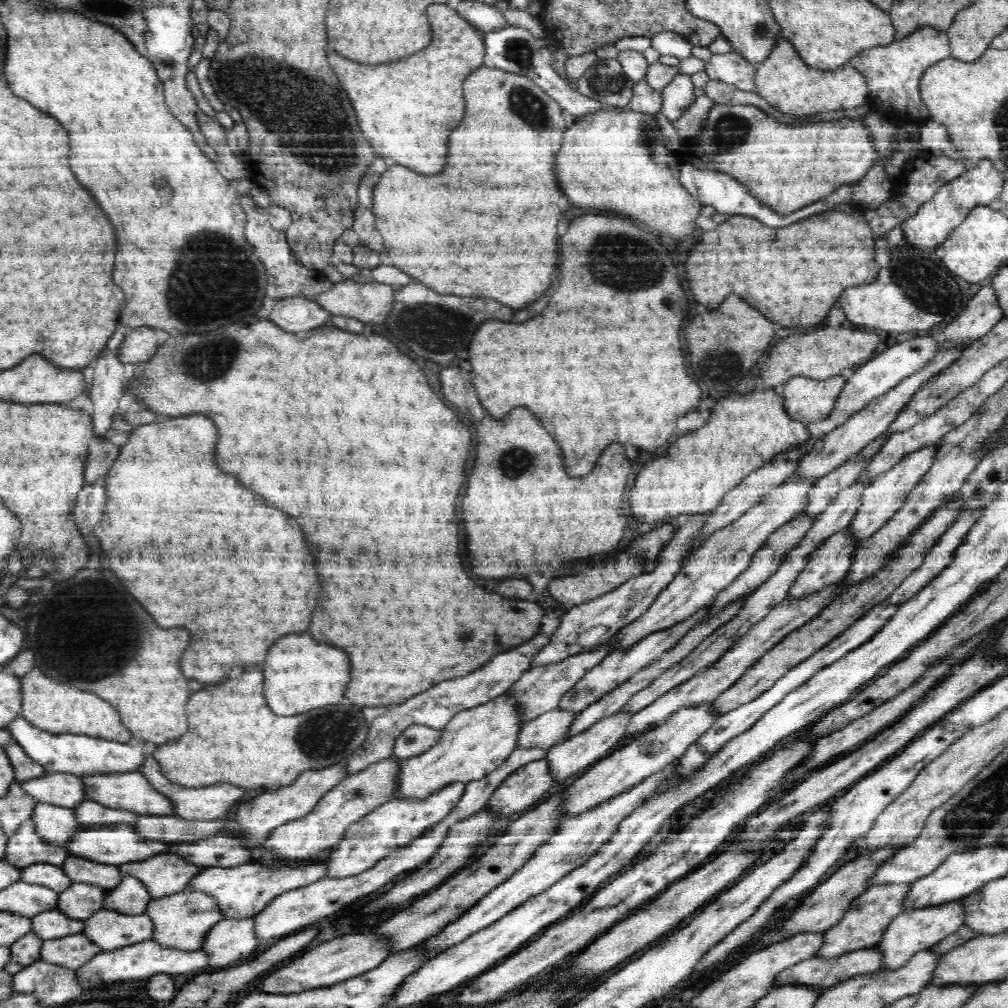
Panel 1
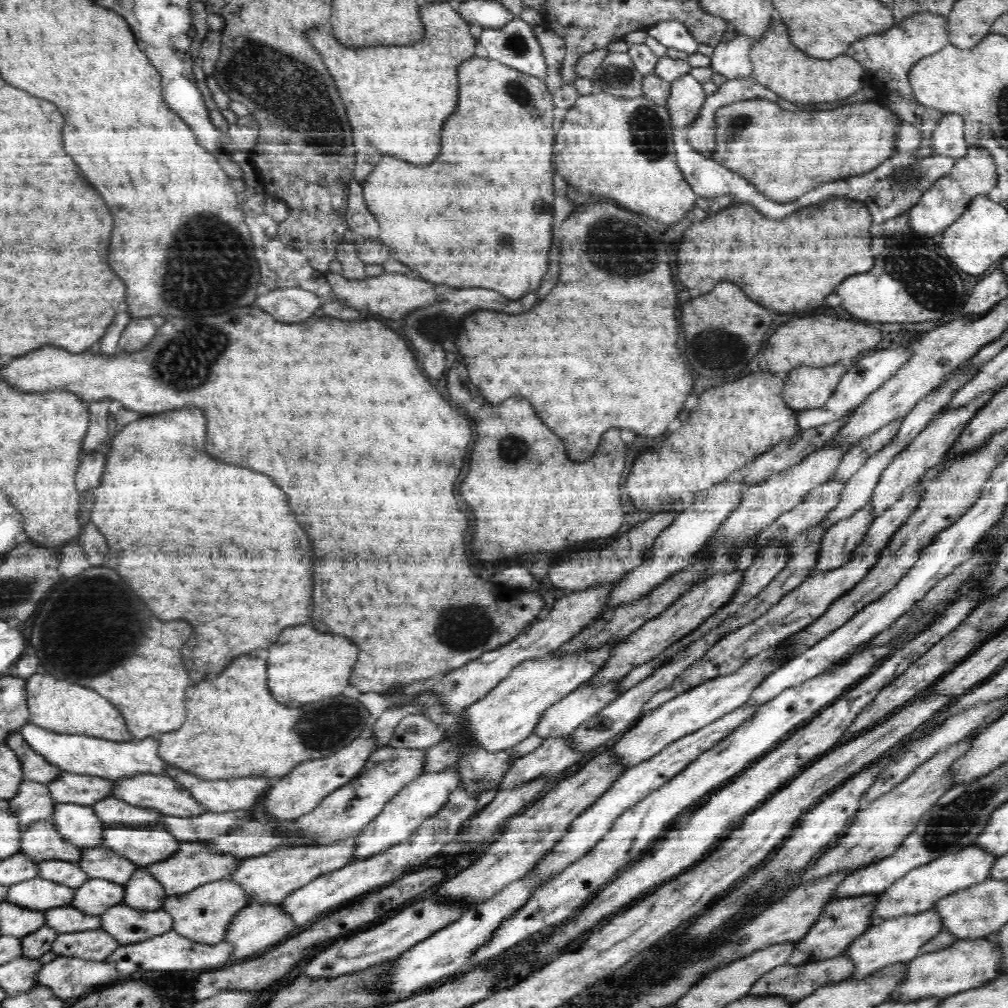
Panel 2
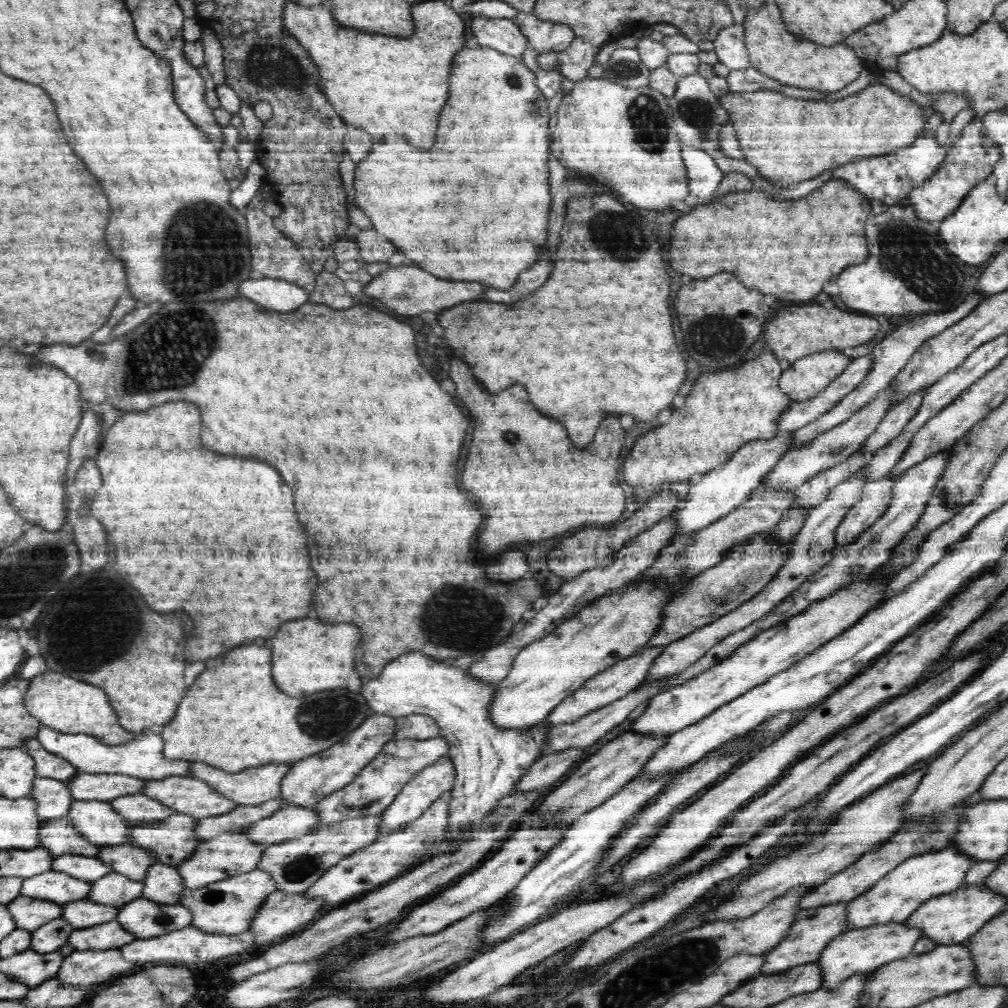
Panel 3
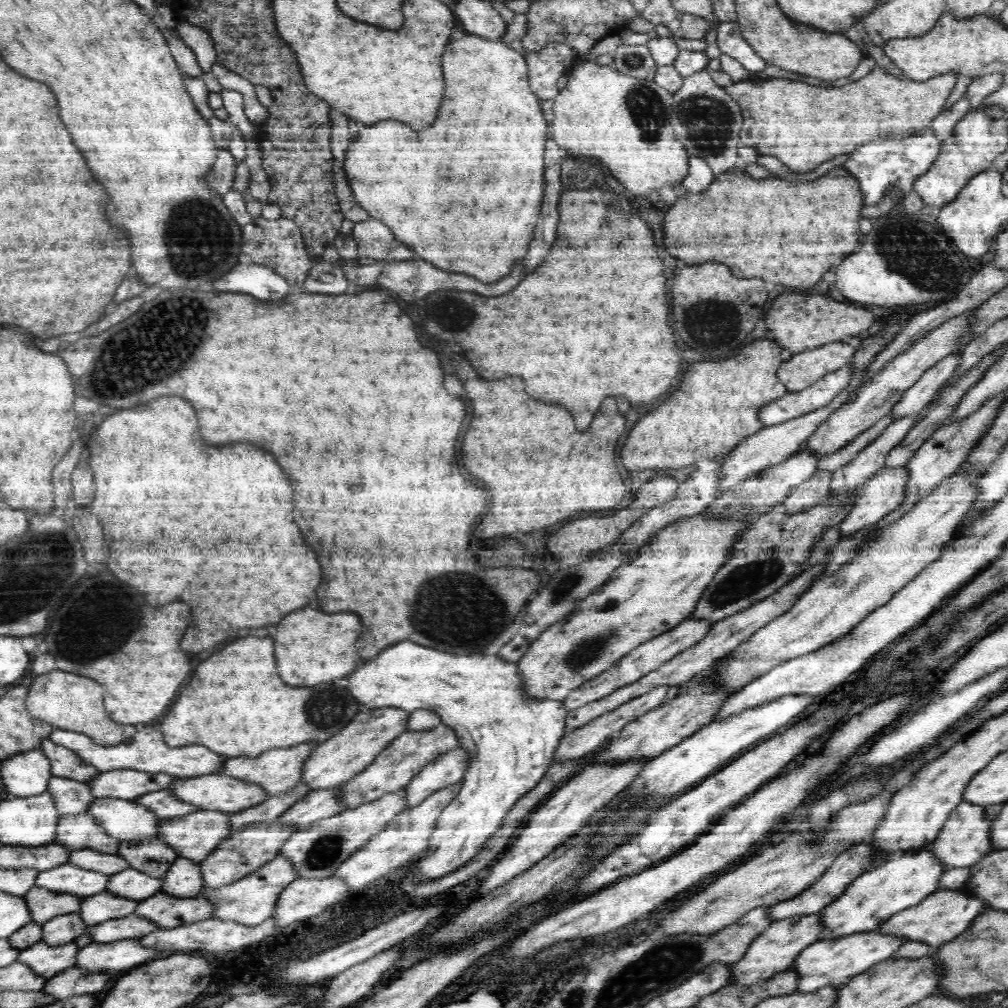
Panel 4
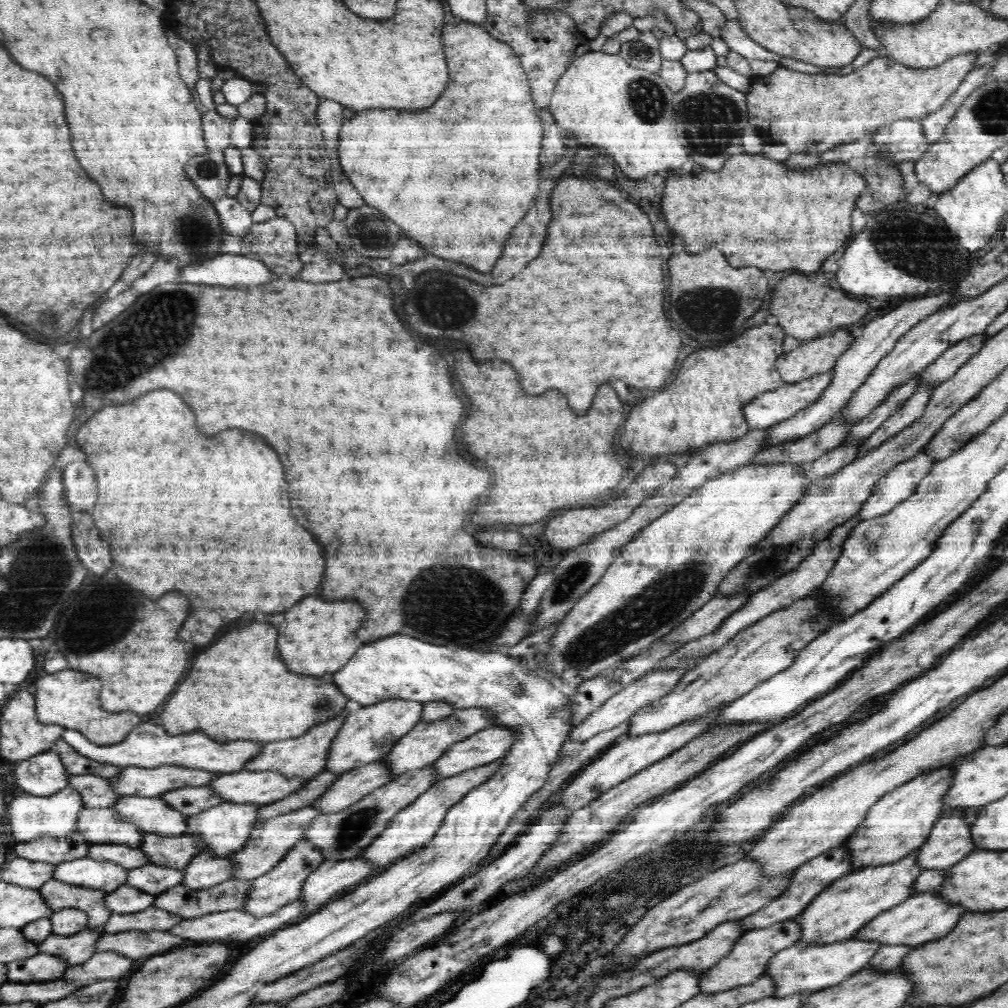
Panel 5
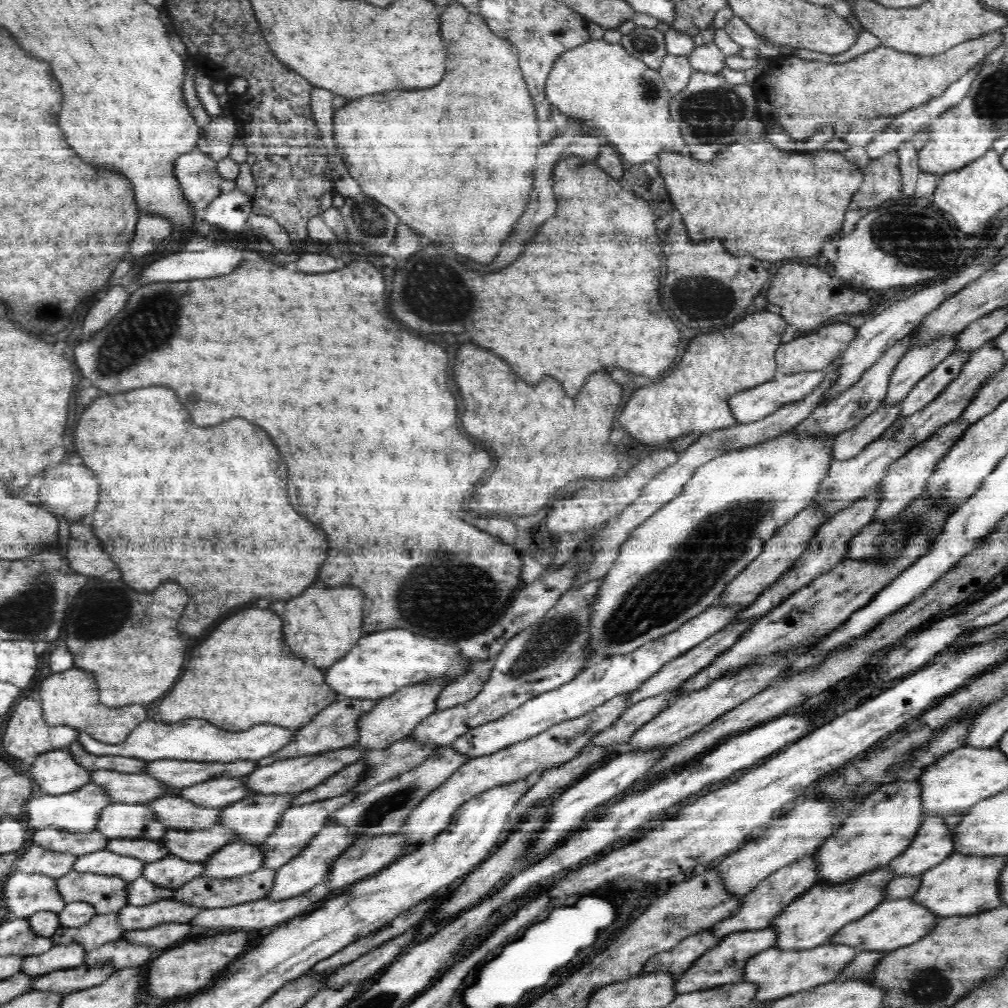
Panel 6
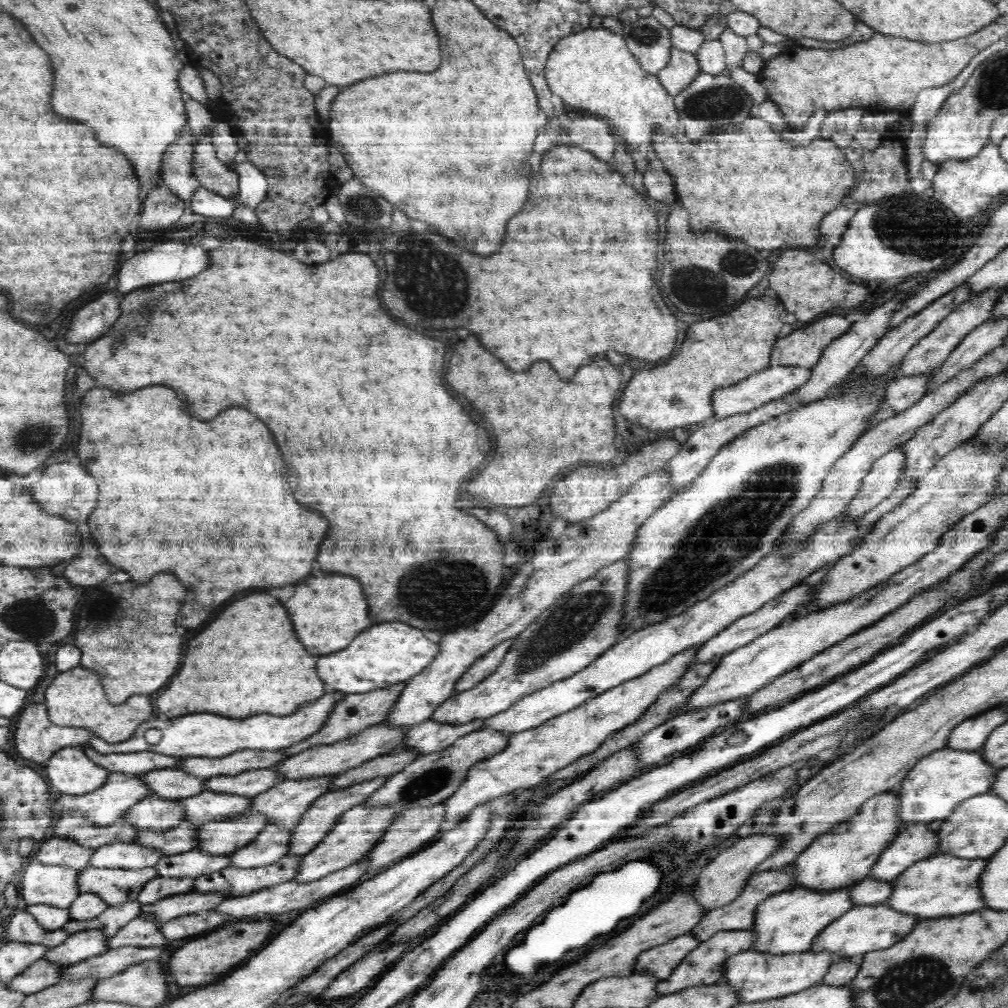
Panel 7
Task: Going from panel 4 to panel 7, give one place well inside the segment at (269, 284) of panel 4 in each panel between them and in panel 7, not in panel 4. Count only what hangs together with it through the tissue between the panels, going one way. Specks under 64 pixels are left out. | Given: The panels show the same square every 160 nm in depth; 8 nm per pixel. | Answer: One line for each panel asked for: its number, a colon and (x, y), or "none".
5: (228, 269)
6: (218, 260)
7: (169, 260)

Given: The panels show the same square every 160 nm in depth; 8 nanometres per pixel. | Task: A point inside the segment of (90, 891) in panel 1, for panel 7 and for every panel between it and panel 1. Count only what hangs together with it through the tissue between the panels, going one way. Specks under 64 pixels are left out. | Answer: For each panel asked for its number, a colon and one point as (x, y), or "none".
2: (96, 896)
3: (114, 889)
4: (132, 884)
5: (151, 878)
6: (172, 872)
7: (195, 863)

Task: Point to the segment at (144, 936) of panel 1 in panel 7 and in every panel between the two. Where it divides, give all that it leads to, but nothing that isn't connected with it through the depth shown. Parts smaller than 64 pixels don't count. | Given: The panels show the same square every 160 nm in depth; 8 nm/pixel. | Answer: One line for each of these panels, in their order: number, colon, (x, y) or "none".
2: (127, 925)
3: (144, 918)
4: (166, 911)
5: (187, 903)
6: (205, 892)
7: (231, 881)

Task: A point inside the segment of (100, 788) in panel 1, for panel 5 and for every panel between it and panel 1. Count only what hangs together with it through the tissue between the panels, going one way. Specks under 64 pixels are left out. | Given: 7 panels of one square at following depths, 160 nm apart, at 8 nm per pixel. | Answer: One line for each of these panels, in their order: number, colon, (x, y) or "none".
2: (158, 792)
3: (186, 795)
4: (217, 792)
5: (243, 787)

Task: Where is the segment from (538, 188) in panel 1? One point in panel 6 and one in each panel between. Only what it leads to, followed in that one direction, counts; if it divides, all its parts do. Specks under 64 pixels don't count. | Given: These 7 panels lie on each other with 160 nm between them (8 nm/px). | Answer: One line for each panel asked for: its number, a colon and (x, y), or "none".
2: (471, 219)
3: (492, 147)
4: (456, 193)
5: (457, 177)
6: (446, 161)

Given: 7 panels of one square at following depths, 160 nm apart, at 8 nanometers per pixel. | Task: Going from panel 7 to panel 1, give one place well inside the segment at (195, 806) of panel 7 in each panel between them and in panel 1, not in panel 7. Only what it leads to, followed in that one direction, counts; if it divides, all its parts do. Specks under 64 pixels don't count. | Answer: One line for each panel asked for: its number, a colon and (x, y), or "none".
1: (55, 824)
2: (78, 824)
3: (96, 820)
4: (123, 819)
5: (151, 814)
6: (176, 813)

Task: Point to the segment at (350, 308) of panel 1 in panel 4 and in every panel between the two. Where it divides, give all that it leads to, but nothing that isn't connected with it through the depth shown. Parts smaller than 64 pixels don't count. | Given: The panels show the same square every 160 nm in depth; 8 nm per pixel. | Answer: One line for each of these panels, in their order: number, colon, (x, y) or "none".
2: (391, 295)
3: (405, 290)
4: (410, 281)

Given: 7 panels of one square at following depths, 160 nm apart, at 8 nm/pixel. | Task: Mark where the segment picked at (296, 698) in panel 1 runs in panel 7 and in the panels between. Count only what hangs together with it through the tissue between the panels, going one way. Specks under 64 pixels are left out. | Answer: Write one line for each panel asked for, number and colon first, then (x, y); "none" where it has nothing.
2: (304, 665)
3: (307, 657)
4: (311, 647)
5: (317, 637)
6: (321, 625)
7: (327, 613)

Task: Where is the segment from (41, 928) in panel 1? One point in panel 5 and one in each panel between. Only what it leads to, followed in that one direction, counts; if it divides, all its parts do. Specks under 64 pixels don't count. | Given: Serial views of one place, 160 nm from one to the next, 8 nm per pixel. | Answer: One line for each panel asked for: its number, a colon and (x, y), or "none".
2: (65, 919)
3: (83, 913)
4: (105, 906)
5: (125, 899)

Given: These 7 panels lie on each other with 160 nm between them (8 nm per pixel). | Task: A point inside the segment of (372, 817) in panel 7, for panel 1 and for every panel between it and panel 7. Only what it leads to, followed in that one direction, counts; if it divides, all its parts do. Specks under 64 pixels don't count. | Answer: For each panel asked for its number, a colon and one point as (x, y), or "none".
1: (183, 920)
2: (204, 914)
3: (229, 906)
4: (251, 900)
5: (285, 882)
6: (311, 867)

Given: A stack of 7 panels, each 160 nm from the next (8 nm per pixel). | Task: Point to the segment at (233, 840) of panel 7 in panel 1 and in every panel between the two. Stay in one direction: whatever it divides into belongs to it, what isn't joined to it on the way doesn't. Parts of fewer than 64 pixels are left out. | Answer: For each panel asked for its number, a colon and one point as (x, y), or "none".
1: (78, 869)
2: (98, 862)
3: (130, 860)
4: (154, 857)
5: (176, 851)
6: (198, 845)

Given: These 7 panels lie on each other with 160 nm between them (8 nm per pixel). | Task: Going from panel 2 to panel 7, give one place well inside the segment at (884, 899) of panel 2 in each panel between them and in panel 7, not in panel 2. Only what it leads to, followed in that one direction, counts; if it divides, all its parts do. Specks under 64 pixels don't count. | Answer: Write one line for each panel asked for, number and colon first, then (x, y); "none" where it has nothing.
3: (920, 878)
4: (904, 879)
5: (846, 906)
6: (810, 920)
7: (786, 923)

